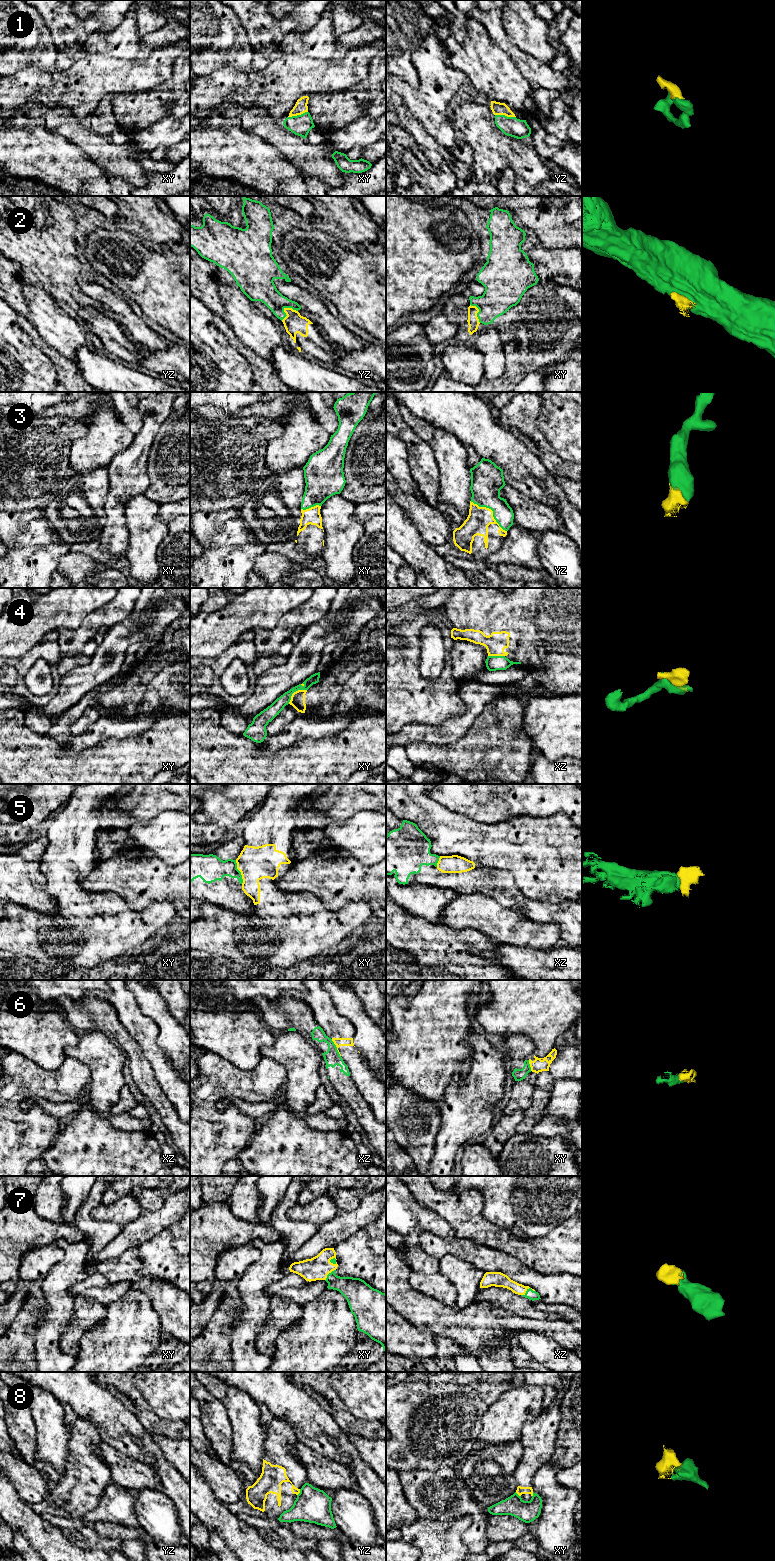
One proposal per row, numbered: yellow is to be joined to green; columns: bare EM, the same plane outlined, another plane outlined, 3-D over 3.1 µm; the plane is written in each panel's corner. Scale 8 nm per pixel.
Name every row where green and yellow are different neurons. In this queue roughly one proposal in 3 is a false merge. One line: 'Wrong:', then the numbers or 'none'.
Wrong: 2, 4, 5, 6, 8

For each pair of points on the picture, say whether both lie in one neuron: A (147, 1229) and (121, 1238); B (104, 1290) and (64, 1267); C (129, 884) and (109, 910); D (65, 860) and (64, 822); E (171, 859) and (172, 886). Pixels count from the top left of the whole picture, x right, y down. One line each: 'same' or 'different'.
A: same
B: different
C: different
D: same
E: different

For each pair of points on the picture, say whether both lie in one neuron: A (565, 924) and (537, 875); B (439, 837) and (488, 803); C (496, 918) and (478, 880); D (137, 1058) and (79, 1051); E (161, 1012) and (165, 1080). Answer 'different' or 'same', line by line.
A: different
B: different
C: different
D: different
E: different

